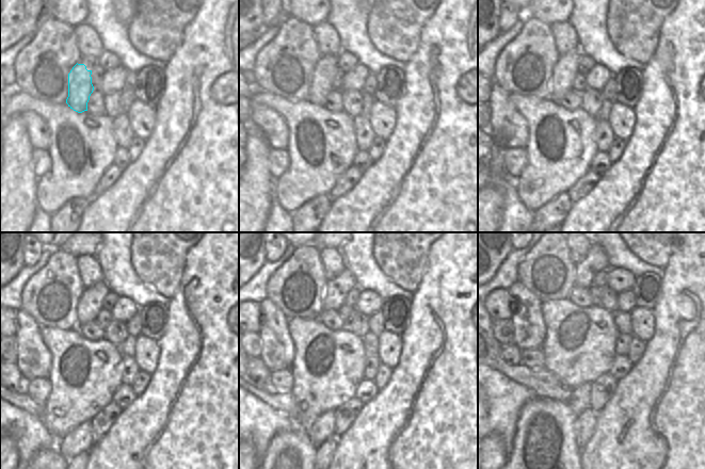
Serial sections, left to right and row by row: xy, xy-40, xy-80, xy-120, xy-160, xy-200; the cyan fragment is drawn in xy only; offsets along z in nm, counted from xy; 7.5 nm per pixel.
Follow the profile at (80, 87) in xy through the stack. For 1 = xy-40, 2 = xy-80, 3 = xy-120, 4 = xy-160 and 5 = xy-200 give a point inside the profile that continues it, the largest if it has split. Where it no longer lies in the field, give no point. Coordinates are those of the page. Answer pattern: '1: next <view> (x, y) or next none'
1: next xy-40 (321, 85)
2: next xy-80 (561, 80)
3: next xy-120 (84, 316)
4: next xy-160 (324, 308)
5: next xy-200 (570, 316)

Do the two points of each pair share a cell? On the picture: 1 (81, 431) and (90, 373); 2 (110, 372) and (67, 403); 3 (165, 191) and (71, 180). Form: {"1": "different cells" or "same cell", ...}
{"1": "same cell", "2": "same cell", "3": "different cells"}

